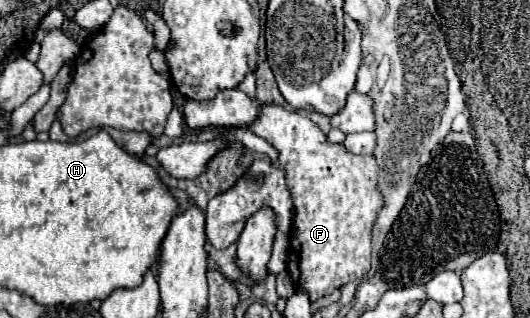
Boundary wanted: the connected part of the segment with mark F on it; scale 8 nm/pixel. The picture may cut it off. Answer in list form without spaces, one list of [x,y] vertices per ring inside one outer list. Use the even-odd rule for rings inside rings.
[[[266,103],[256,117],[256,123],[250,127],[252,133],[266,139],[280,151],[278,165],[286,173],[288,191],[294,201],[294,219],[292,219],[292,237],[290,237],[290,255],[288,255],[288,273],[294,285],[300,285],[308,291],[310,301],[330,295],[342,285],[364,279],[370,271],[370,237],[372,225],[378,209],[382,207],[382,193],[376,189],[378,167],[374,167],[372,155],[352,155],[344,145],[330,143],[326,135],[314,125],[308,117],[302,117],[294,111],[288,111],[276,103]]]

